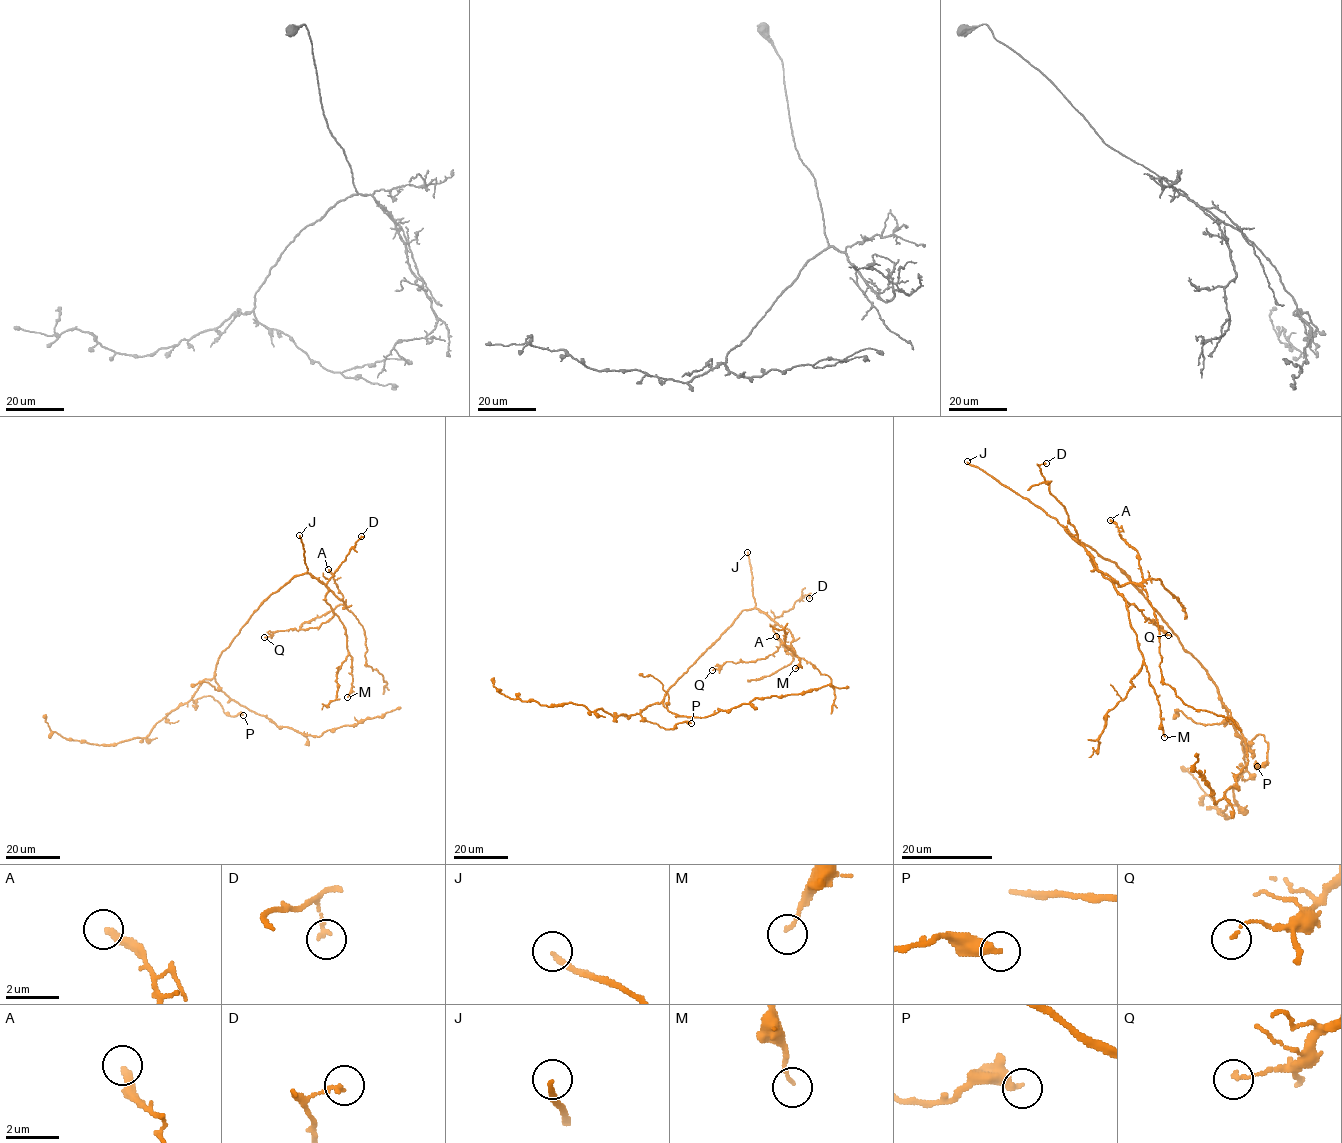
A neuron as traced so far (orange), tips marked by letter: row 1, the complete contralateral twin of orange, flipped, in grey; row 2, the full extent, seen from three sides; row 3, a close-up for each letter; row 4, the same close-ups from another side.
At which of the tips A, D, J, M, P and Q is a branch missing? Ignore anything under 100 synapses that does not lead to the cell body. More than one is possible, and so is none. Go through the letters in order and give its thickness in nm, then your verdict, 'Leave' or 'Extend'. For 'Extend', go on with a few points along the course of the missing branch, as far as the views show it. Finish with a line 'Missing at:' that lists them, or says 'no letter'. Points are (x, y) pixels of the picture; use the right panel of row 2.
A: Thickness 280 nm. Leave
D: Thickness 160 nm. Leave
J: Thickness 200 nm. Extend
M: Thickness 120 nm. Leave
P: Thickness 380 nm. Leave
Q: Thickness 120 nm. Leave
Missing at: J

